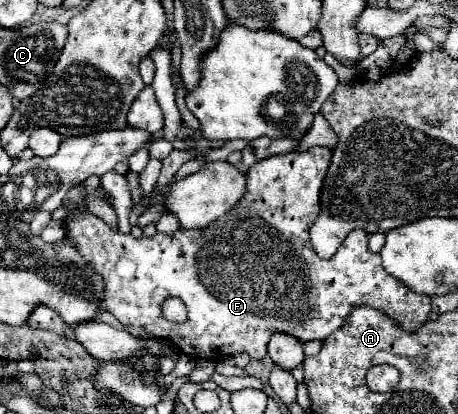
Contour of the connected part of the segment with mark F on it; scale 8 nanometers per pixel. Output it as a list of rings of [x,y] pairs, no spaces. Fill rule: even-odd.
[[[315,146],[307,152],[287,152],[287,154],[279,154],[279,156],[271,156],[267,160],[261,160],[259,164],[251,166],[251,170],[247,172],[247,192],[243,196],[243,202],[235,204],[235,208],[231,210],[231,214],[227,214],[225,218],[211,223],[211,226],[207,226],[205,230],[177,230],[173,236],[165,236],[165,234],[157,234],[155,238],[133,238],[133,236],[125,236],[121,232],[113,232],[101,218],[93,216],[87,208],[85,208],[85,188],[83,186],[75,186],[67,192],[65,196],[65,202],[73,202],[77,204],[77,212],[73,216],[69,216],[65,222],[67,222],[67,234],[77,242],[77,248],[79,252],[83,252],[83,256],[87,258],[87,262],[103,274],[103,278],[107,280],[107,296],[105,296],[105,304],[107,304],[107,310],[125,326],[139,326],[139,328],[145,328],[147,332],[151,332],[155,338],[161,338],[161,340],[167,340],[171,344],[175,344],[183,354],[187,354],[189,358],[195,358],[195,360],[221,360],[221,358],[227,358],[227,356],[235,356],[239,352],[247,352],[251,358],[255,360],[261,360],[267,356],[267,344],[269,344],[269,338],[273,334],[289,334],[293,338],[297,338],[299,342],[309,342],[309,340],[317,340],[317,342],[325,342],[327,336],[331,332],[335,332],[339,326],[343,326],[349,310],[357,304],[373,304],[377,310],[385,312],[391,320],[395,320],[395,324],[399,328],[403,328],[405,332],[415,332],[419,330],[427,320],[429,320],[429,312],[431,312],[431,298],[429,296],[411,296],[411,292],[407,292],[407,288],[403,288],[403,284],[399,284],[399,280],[391,280],[391,276],[387,276],[387,272],[383,272],[383,266],[381,266],[381,256],[379,254],[373,254],[369,248],[367,248],[367,242],[369,242],[369,234],[365,230],[353,230],[347,234],[347,238],[343,240],[343,244],[339,246],[337,254],[329,260],[321,260],[313,246],[307,248],[309,244],[309,226],[315,222],[317,214],[319,214],[319,204],[321,204],[321,188],[323,188],[323,180],[325,180],[325,174],[327,174],[327,168],[331,164],[331,150],[329,148],[323,148],[323,146]],[[167,298],[179,298],[183,300],[183,304],[187,306],[187,312],[189,312],[189,318],[183,322],[183,324],[175,324],[175,322],[169,322],[163,312],[161,312],[161,304],[163,300]]]

